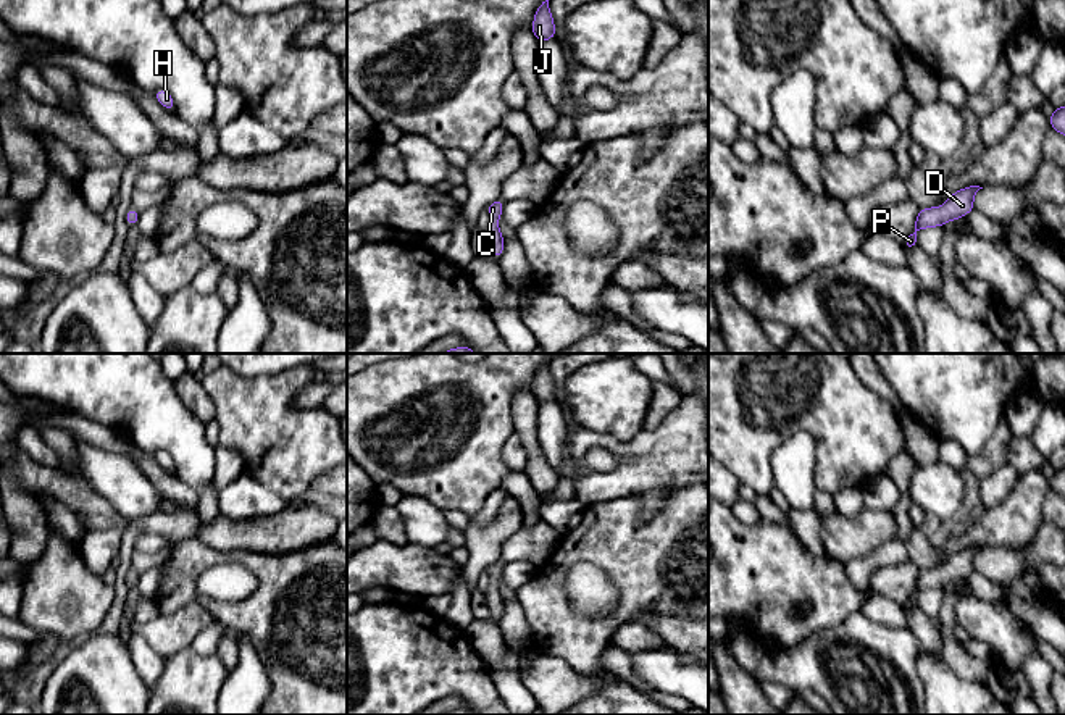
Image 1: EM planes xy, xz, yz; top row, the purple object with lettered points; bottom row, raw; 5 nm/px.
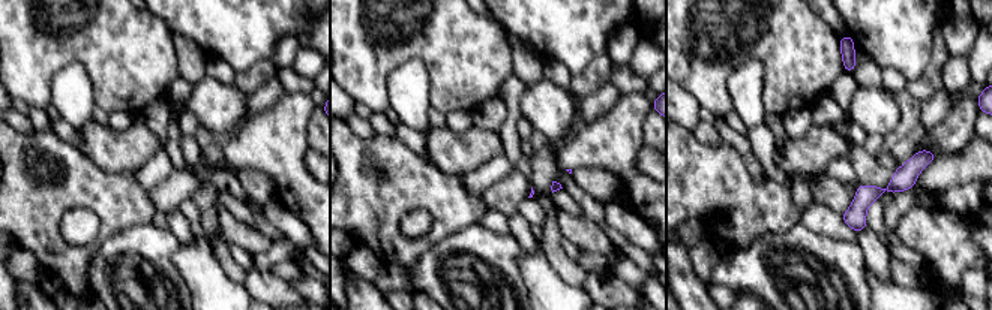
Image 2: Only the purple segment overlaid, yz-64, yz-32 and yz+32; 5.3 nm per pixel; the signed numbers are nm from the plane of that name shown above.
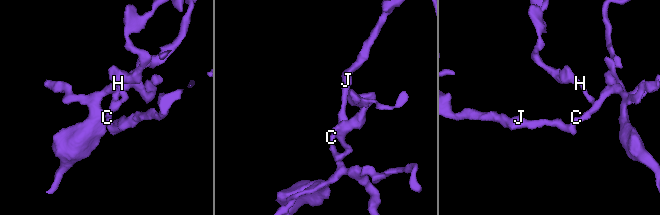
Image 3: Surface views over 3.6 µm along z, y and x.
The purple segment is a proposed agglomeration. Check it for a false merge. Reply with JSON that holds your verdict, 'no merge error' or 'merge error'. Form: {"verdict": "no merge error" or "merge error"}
{"verdict": "no merge error"}

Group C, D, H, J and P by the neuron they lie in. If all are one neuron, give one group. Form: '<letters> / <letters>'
C D H J P

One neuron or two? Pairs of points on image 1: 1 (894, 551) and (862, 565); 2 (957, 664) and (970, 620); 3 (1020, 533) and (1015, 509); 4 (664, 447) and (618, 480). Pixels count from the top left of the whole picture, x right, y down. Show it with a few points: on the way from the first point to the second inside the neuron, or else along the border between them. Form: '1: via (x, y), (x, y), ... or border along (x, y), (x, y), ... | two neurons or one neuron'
1: via (886, 554), (870, 564) | one neuron
2: border along (964, 596), (956, 607), (956, 623) | two neurons
3: via (1017, 526), (1017, 515) | one neuron
4: via (652, 459), (630, 478) | one neuron

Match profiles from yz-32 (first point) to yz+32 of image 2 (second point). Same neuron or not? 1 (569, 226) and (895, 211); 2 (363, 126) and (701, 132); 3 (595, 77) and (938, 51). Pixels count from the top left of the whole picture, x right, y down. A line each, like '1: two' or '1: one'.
1: two
2: one
3: one

